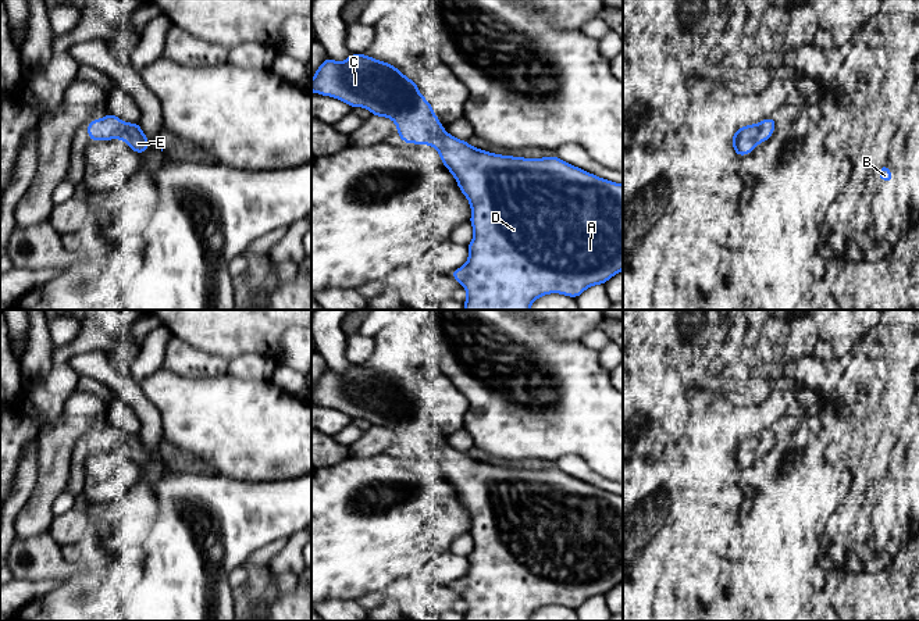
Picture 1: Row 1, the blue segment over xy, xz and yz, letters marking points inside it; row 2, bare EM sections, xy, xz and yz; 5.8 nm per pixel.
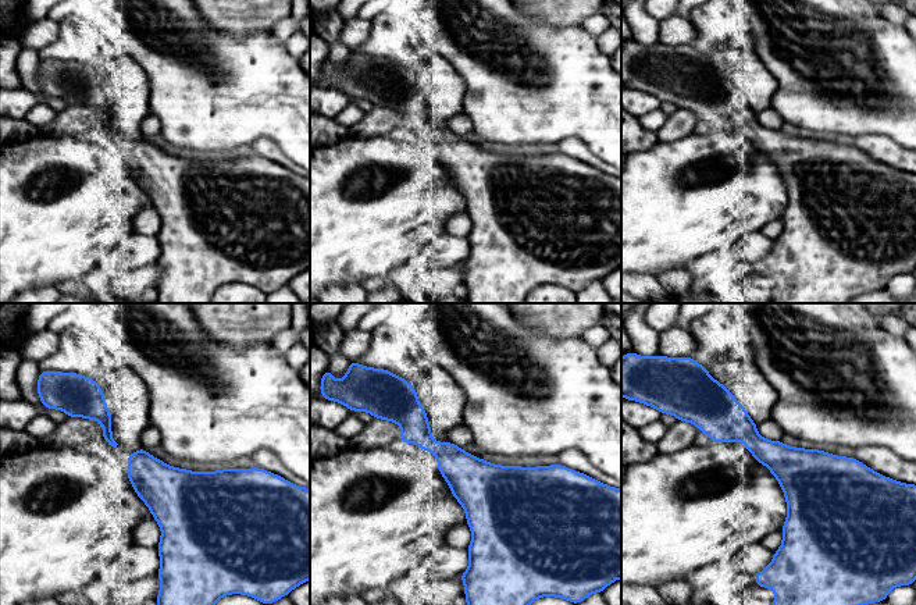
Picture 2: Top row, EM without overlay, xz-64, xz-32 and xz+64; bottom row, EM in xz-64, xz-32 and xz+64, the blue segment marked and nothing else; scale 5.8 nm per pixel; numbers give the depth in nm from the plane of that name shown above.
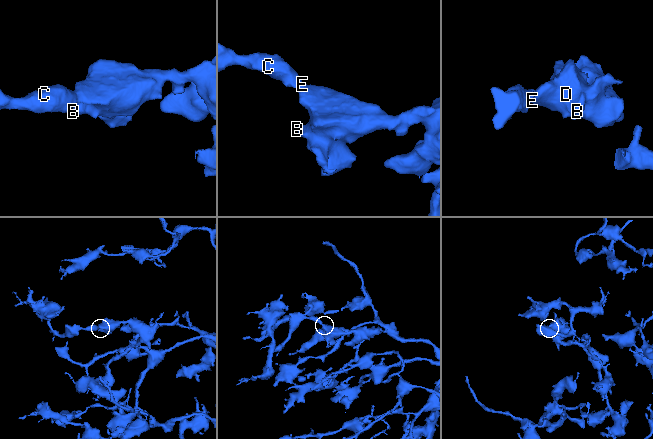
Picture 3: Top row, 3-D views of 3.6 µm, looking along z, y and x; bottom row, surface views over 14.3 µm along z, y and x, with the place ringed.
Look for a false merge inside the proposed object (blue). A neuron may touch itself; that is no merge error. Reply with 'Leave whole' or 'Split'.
Leave whole

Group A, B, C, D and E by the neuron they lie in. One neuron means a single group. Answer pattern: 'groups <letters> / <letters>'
groups A B C D E

